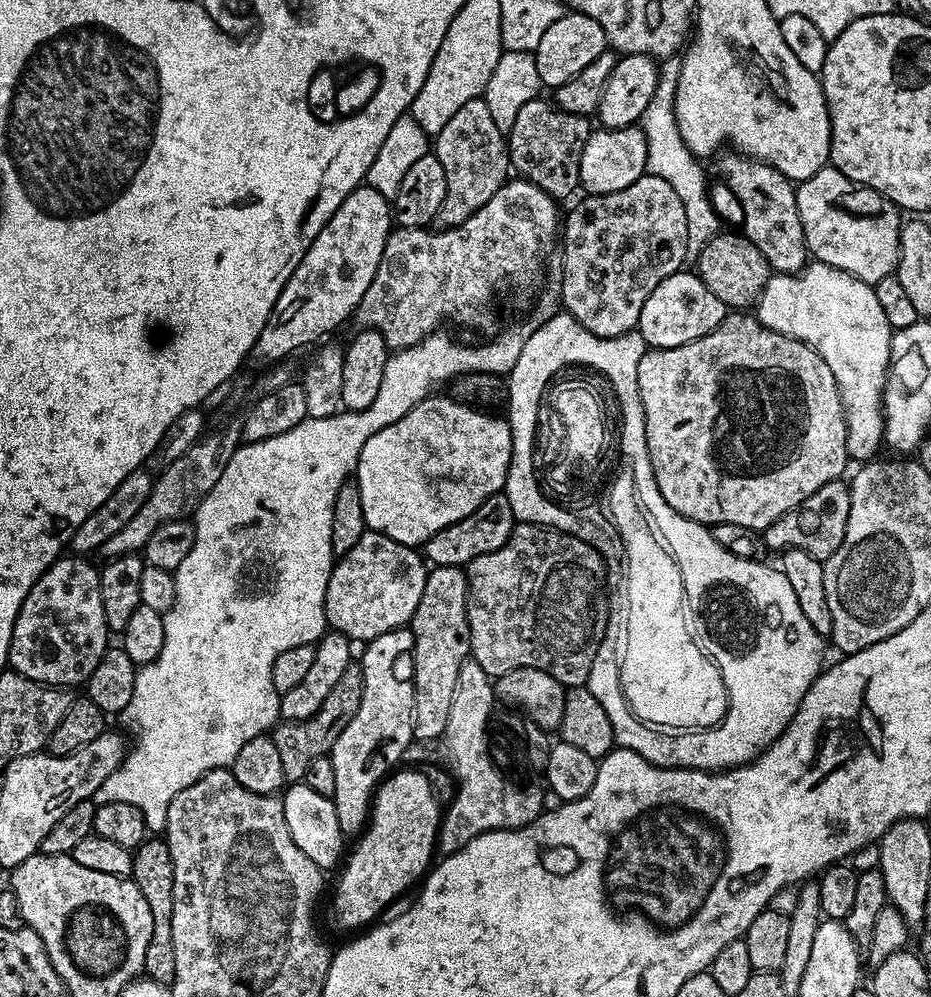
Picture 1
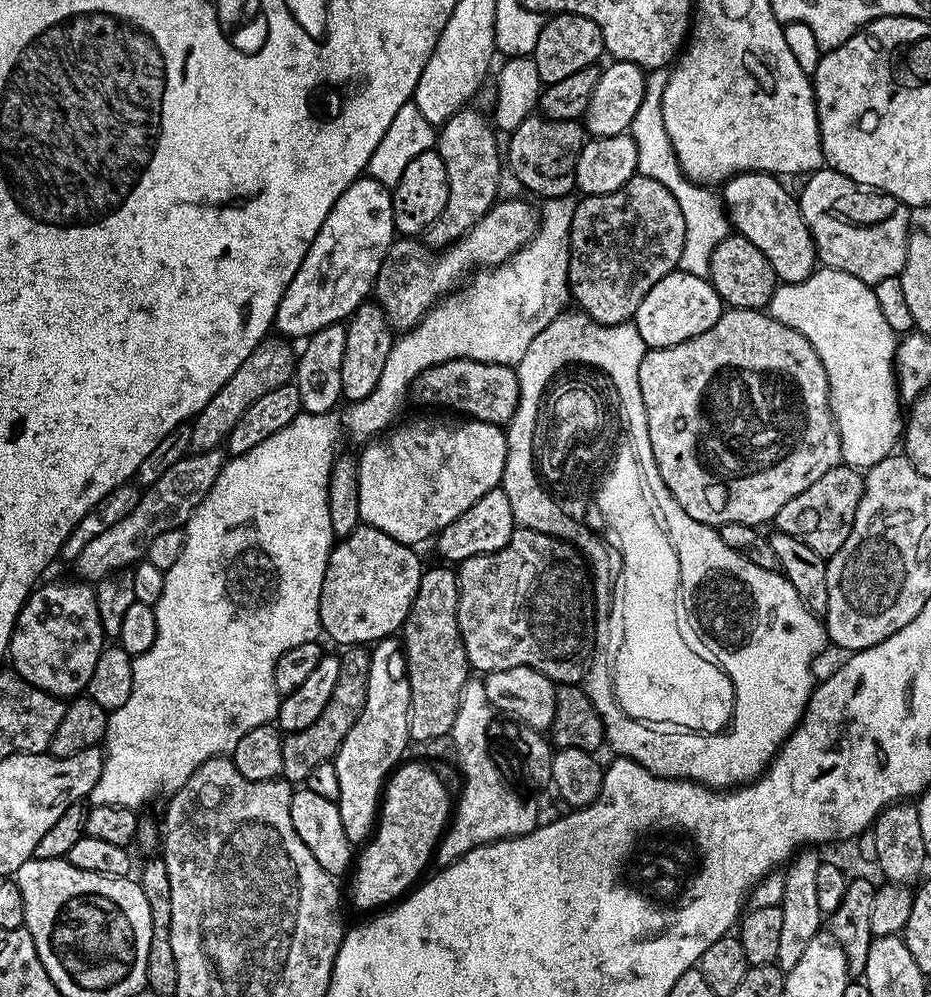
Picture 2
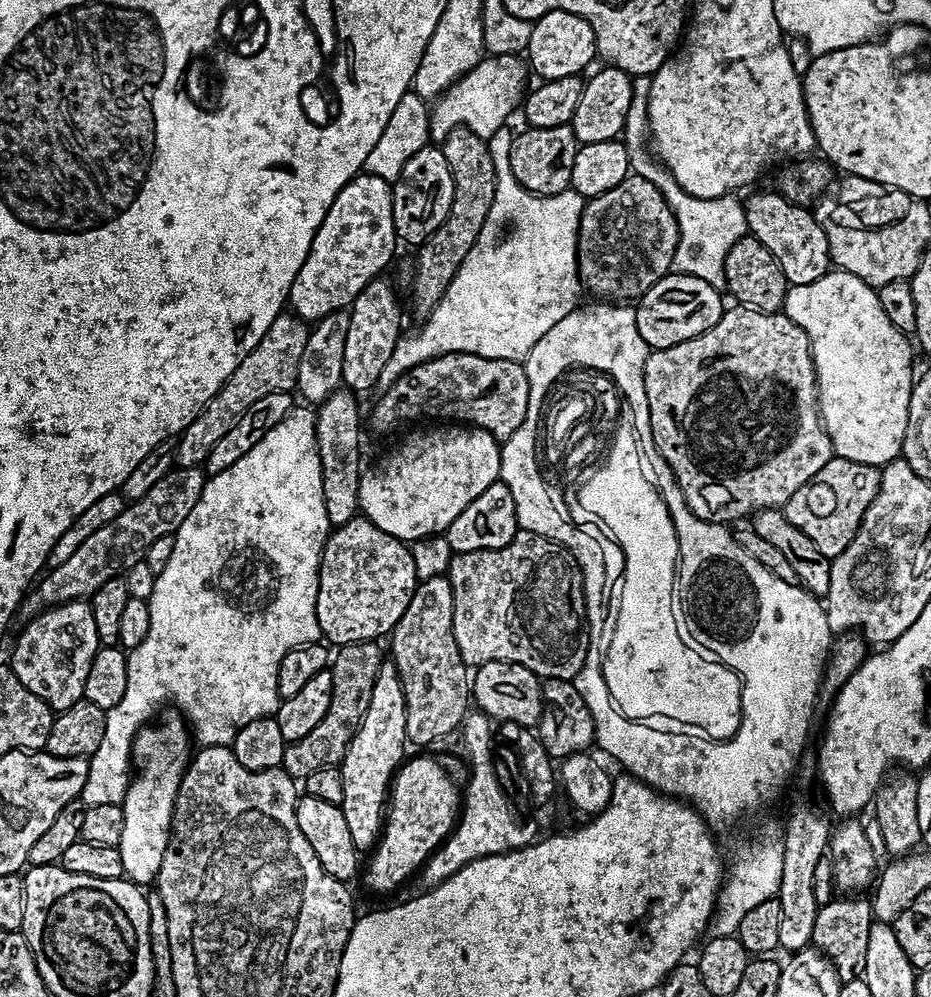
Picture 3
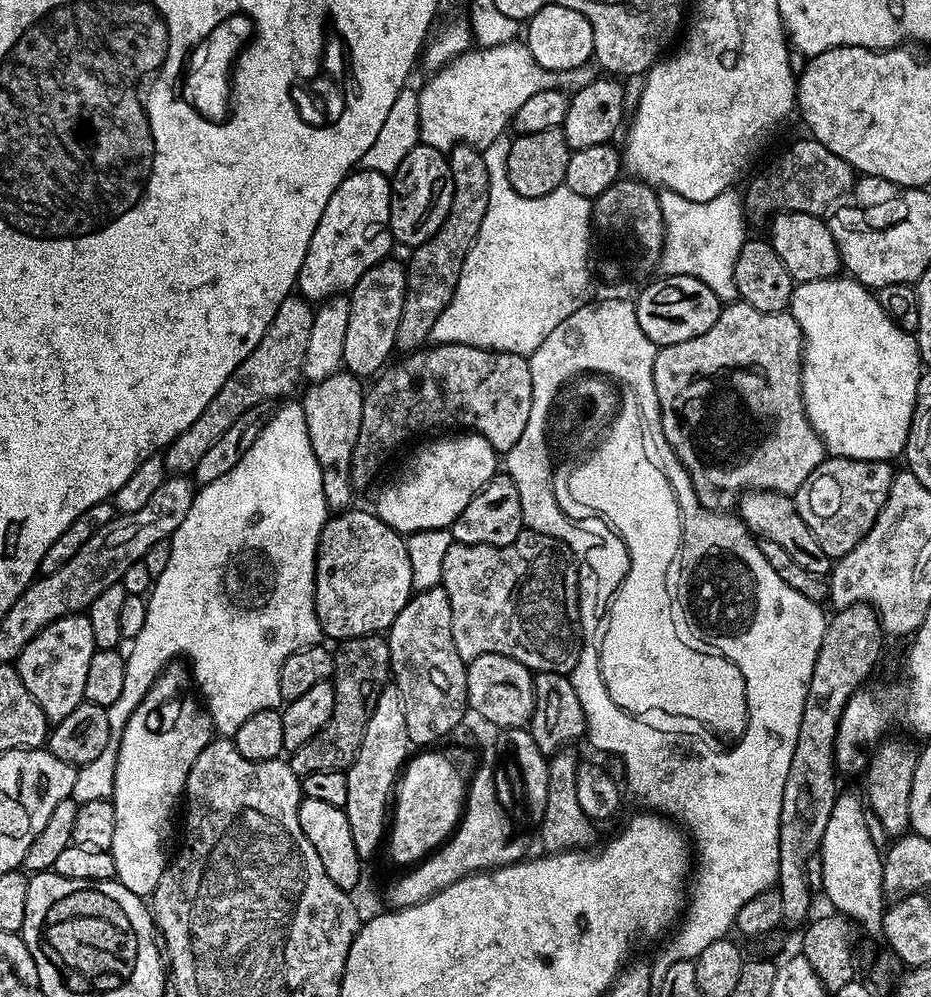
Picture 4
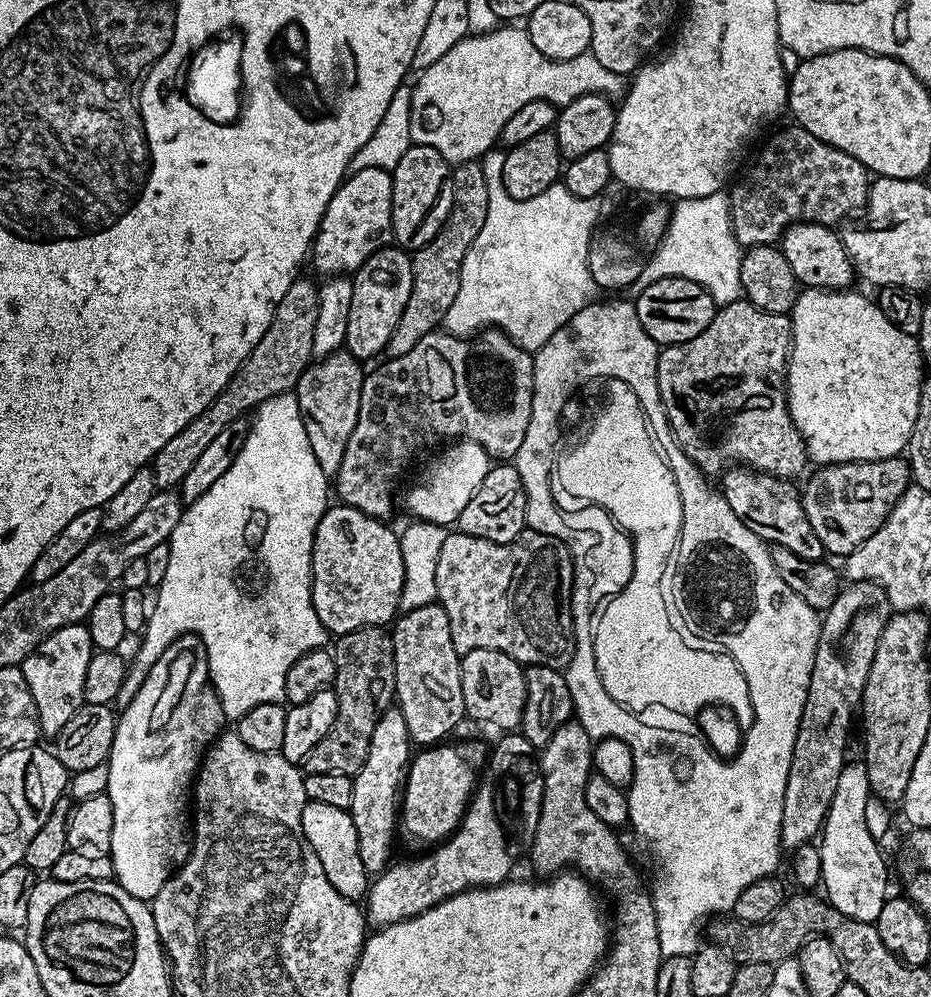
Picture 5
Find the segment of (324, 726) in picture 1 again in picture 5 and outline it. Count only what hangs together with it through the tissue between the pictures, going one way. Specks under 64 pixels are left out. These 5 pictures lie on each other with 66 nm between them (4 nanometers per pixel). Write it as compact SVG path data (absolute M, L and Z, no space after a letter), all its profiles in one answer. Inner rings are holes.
M387 627L350 630L335 641L336 683L338 714L334 726L326 730L326 738L306 754L302 762L307 774L346 774L355 776L366 762L370 750L370 734L378 718L387 708L393 707L396 695L396 667L394 666L394 642Z

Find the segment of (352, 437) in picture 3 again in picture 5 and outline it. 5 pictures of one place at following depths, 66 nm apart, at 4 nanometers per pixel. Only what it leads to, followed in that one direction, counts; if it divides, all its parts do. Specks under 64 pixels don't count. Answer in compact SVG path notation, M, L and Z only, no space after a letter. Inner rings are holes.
M347 350L332 352L309 363L295 386L302 422L306 426L306 438L310 438L310 450L322 466L322 474L335 478L338 466L342 466L342 454L346 454L346 442L354 434L358 422L358 406L362 406L362 386L366 368Z

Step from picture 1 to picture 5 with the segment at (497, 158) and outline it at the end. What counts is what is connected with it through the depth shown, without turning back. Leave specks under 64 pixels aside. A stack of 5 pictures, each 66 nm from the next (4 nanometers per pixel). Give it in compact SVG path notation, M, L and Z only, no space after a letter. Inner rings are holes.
M476 160L457 164L452 168L452 209L438 234L426 246L415 249L412 257L412 289L410 302L406 302L406 310L402 310L402 318L398 318L398 326L394 326L394 334L390 334L386 352L389 357L407 354L414 350L426 334L437 331L446 320L446 312L458 298L458 282L462 278L462 262L466 258L466 250L478 238L478 230L486 223L488 209L488 179L484 173L483 163Z

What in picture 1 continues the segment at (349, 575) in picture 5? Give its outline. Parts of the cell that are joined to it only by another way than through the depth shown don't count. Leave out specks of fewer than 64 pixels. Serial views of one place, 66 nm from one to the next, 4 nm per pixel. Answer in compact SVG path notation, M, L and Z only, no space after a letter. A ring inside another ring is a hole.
M365 530L351 550L332 565L330 582L326 586L326 602L322 609L327 627L333 632L341 632L352 642L367 642L395 628L405 627L422 598L422 590L426 590L429 571L429 565L416 548L407 548L402 542L394 542L394 538Z

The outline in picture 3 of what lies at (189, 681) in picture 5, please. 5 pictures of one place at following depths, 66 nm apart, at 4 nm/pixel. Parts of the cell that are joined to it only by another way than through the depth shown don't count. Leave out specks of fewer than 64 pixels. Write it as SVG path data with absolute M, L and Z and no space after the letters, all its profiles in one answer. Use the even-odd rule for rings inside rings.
M144 726L141 727L140 733L136 735L136 739L132 745L132 756L134 757L134 764L140 767L140 777L133 779L128 786L128 793L124 795L124 803L122 805L124 810L124 821L122 822L122 838L120 839L120 843L118 845L120 853L122 854L122 866L124 867L124 876L127 879L131 880L133 884L138 884L141 886L148 886L153 883L156 879L156 875L160 872L160 867L162 866L162 858L166 854L166 850L168 849L168 837L172 831L172 814L176 811L176 795L178 794L178 790L180 789L180 777L184 775L184 769L190 760L190 751L188 752L188 740L190 744L190 736L187 731L184 732L180 728L156 728L151 732L151 727Z

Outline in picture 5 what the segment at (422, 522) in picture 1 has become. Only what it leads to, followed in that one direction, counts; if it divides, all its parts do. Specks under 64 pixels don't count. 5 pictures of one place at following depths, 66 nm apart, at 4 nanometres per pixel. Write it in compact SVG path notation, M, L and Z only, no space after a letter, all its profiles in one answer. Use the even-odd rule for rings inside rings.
M459 439L449 443L444 453L428 468L428 473L404 496L404 504L408 507L409 517L435 524L452 526L457 523L474 498L474 490L482 486L482 478L486 478L490 467L490 457L478 442Z

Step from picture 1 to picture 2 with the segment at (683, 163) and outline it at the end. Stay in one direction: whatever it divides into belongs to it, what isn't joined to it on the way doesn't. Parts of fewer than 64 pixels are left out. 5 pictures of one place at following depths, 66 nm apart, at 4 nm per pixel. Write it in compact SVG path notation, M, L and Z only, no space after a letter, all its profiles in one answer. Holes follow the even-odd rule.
M653 68L647 73L646 94L642 94L642 106L634 114L634 122L630 135L634 146L640 152L641 161L648 160L646 175L654 178L654 182L662 182L670 194L678 202L678 210L682 210L682 222L686 222L686 242L682 250L679 271L695 276L707 277L710 270L710 258L718 246L730 235L730 217L724 207L723 199L716 196L711 187L696 183L684 175L674 154L674 146L670 142L670 134L666 134L666 122L662 122L662 90L666 90L668 68Z

